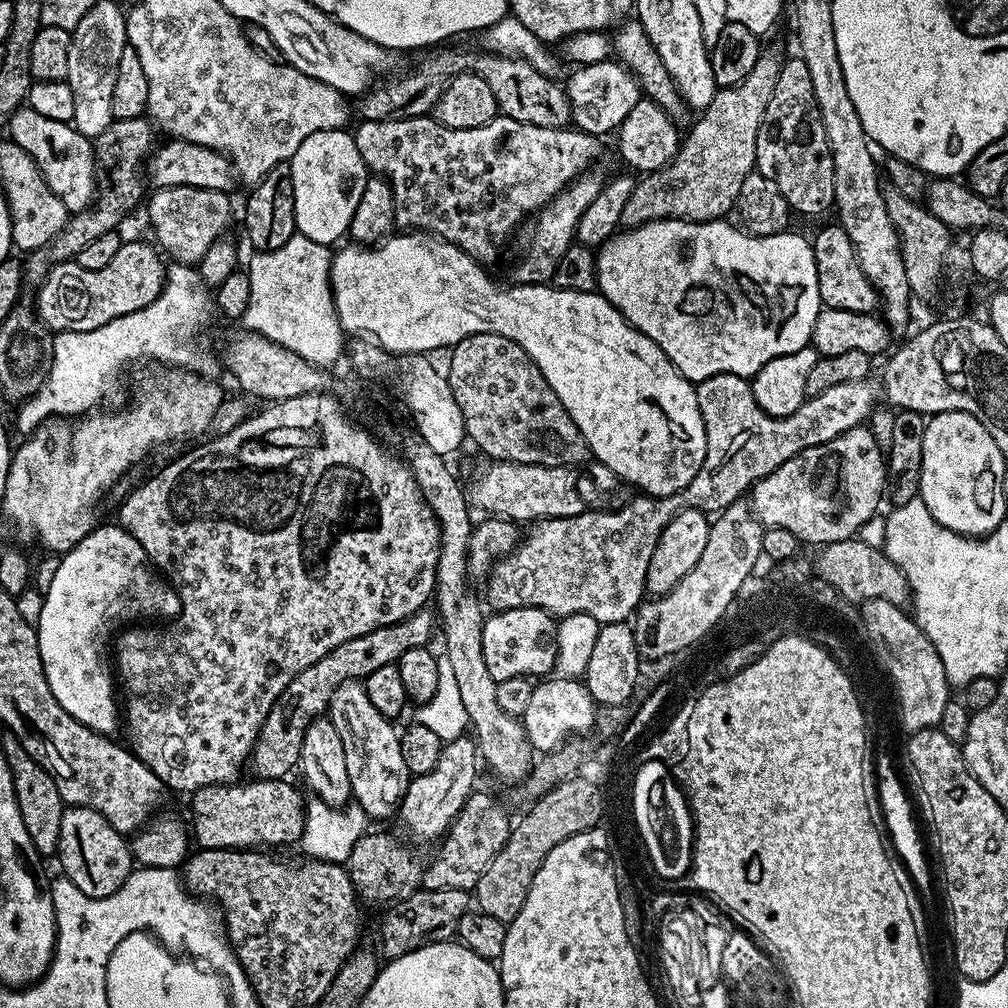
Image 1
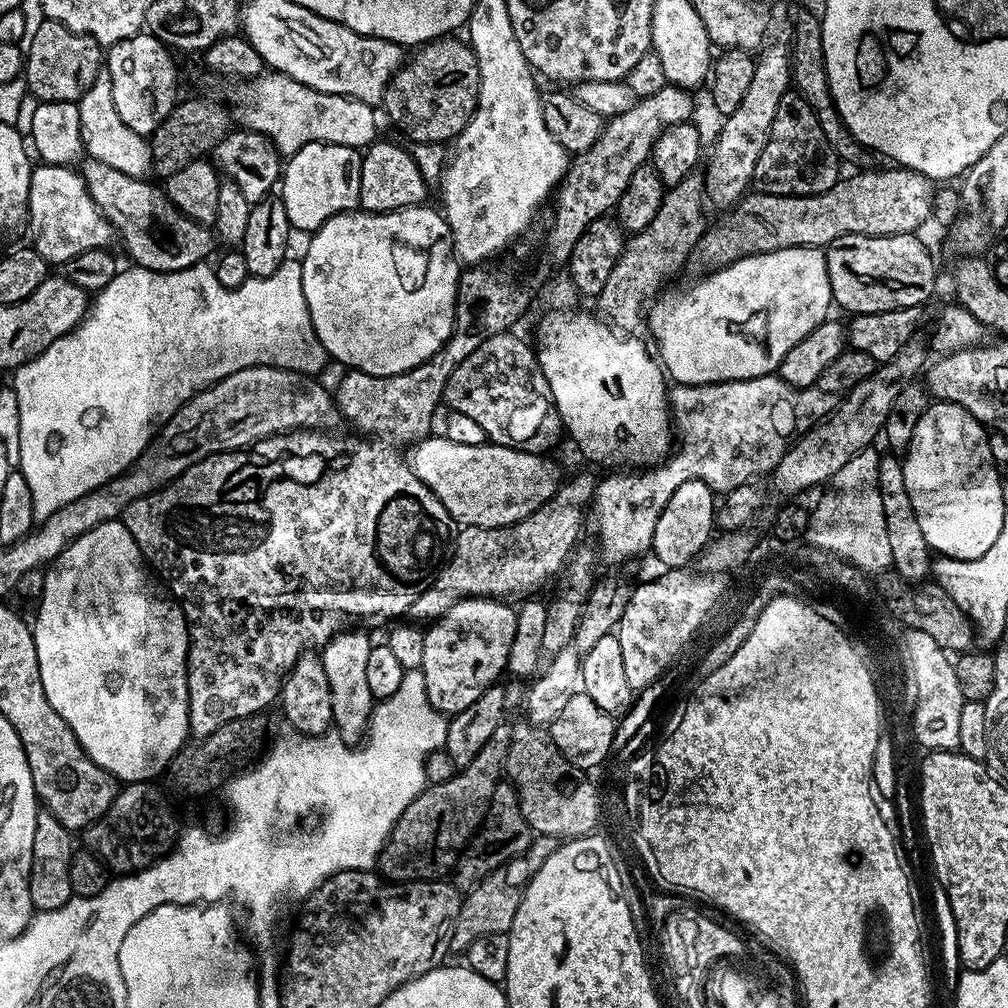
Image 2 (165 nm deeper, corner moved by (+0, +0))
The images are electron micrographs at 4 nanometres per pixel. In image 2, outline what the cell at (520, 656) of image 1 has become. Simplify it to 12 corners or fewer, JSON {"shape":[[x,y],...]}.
{"shape":[[469,598],[424,632],[428,701],[466,710],[508,666],[516,608]]}

